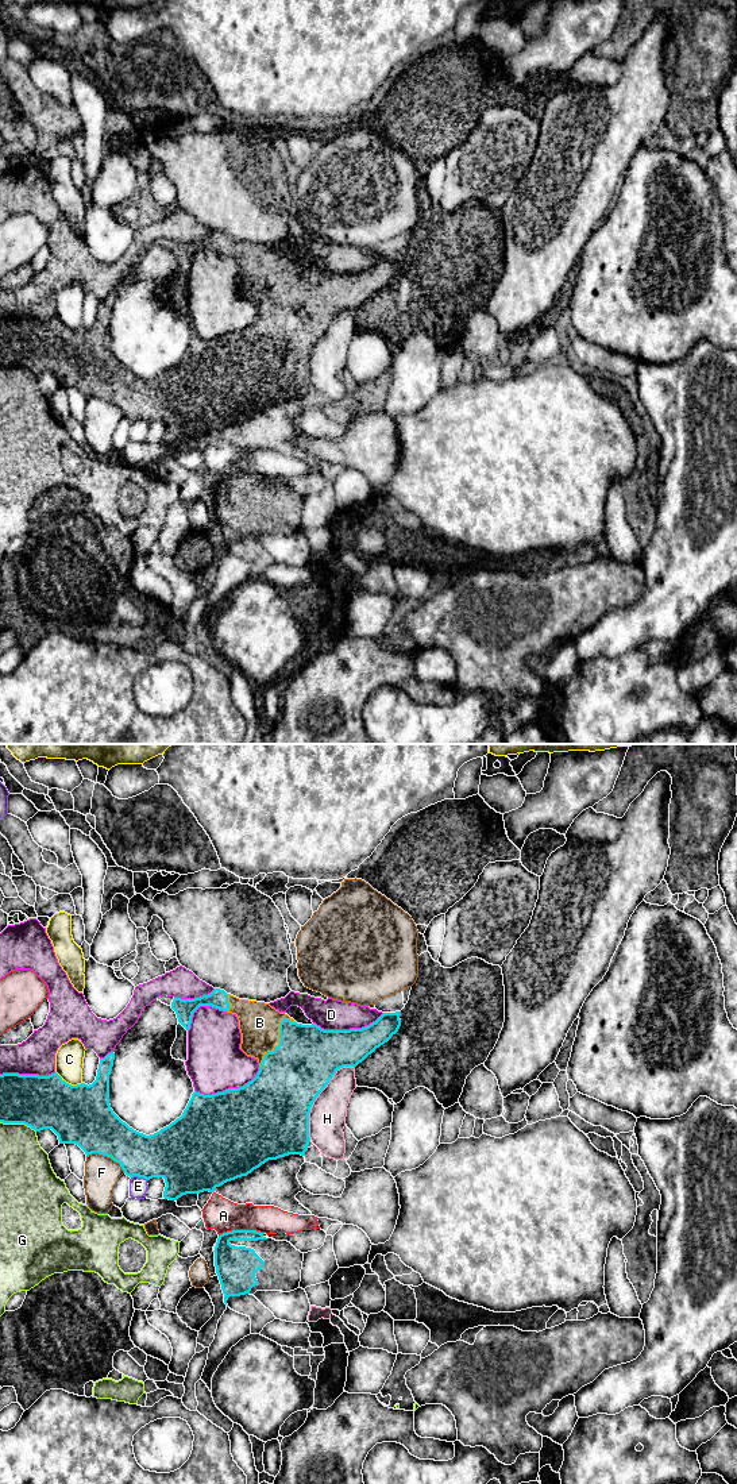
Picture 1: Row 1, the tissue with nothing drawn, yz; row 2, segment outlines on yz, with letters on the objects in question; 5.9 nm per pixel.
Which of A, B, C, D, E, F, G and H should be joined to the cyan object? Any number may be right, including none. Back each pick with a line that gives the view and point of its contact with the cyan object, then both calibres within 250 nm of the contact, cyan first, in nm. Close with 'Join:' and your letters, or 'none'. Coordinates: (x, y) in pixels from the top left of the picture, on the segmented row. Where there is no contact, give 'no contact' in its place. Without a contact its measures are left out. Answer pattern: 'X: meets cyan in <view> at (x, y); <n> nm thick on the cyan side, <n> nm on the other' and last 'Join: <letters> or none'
B: meets cyan in yz at (280, 1039); 380 nm thick on the cyan side, 240 nm on the other
Join: B

